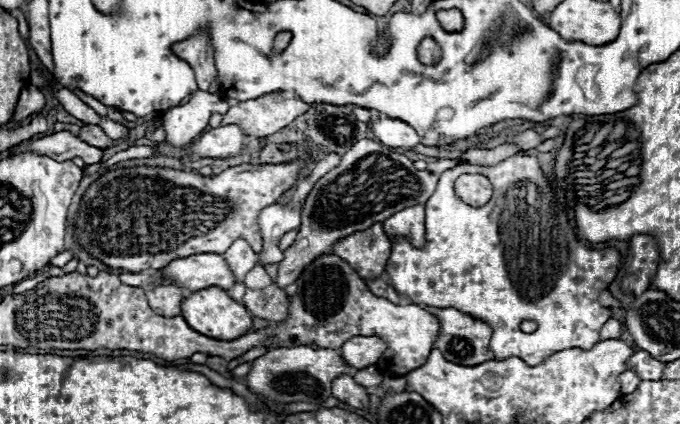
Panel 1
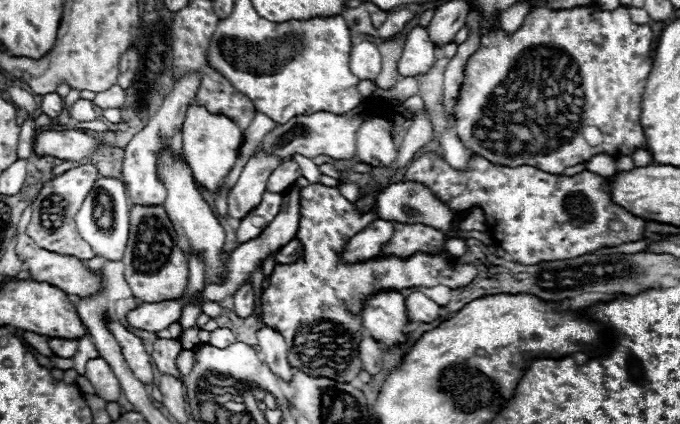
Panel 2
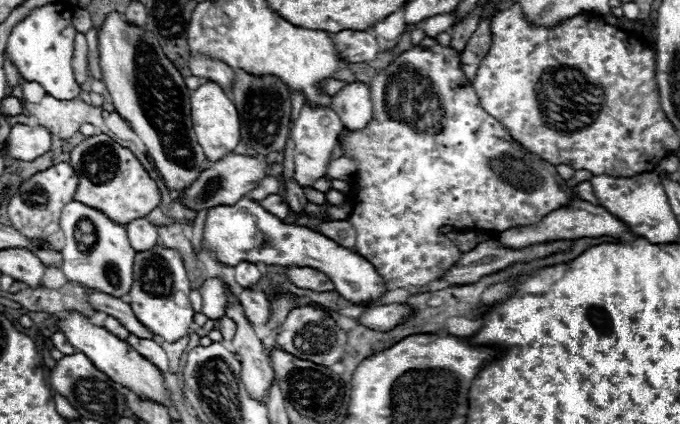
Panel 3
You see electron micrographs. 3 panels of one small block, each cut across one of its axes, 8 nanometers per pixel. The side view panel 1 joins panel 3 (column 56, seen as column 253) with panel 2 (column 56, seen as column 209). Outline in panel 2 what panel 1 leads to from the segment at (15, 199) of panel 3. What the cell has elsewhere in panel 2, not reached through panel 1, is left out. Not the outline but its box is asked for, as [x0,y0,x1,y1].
[26,164,98,260]

